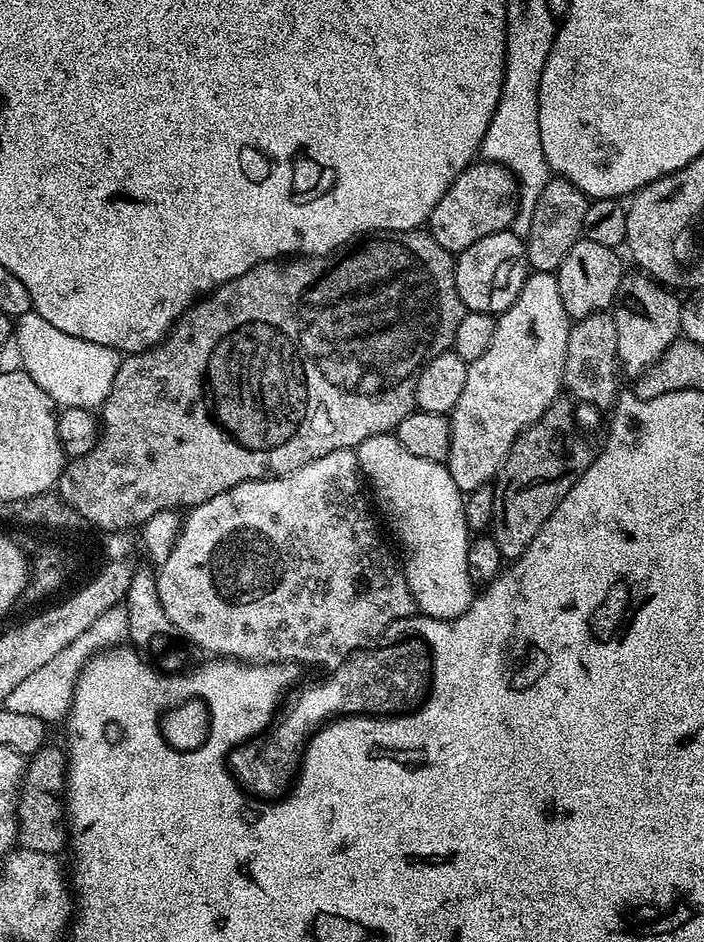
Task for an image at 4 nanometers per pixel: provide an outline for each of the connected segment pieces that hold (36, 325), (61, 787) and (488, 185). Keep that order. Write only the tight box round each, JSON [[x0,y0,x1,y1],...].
[[14,311,122,410],[16,746,68,854],[426,162,518,254]]

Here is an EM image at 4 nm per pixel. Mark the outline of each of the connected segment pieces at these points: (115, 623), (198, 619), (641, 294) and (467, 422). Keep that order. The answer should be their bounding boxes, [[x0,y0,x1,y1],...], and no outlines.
[[3,604,129,724],[155,448,414,665],[614,270,681,378],[446,272,570,494]]

